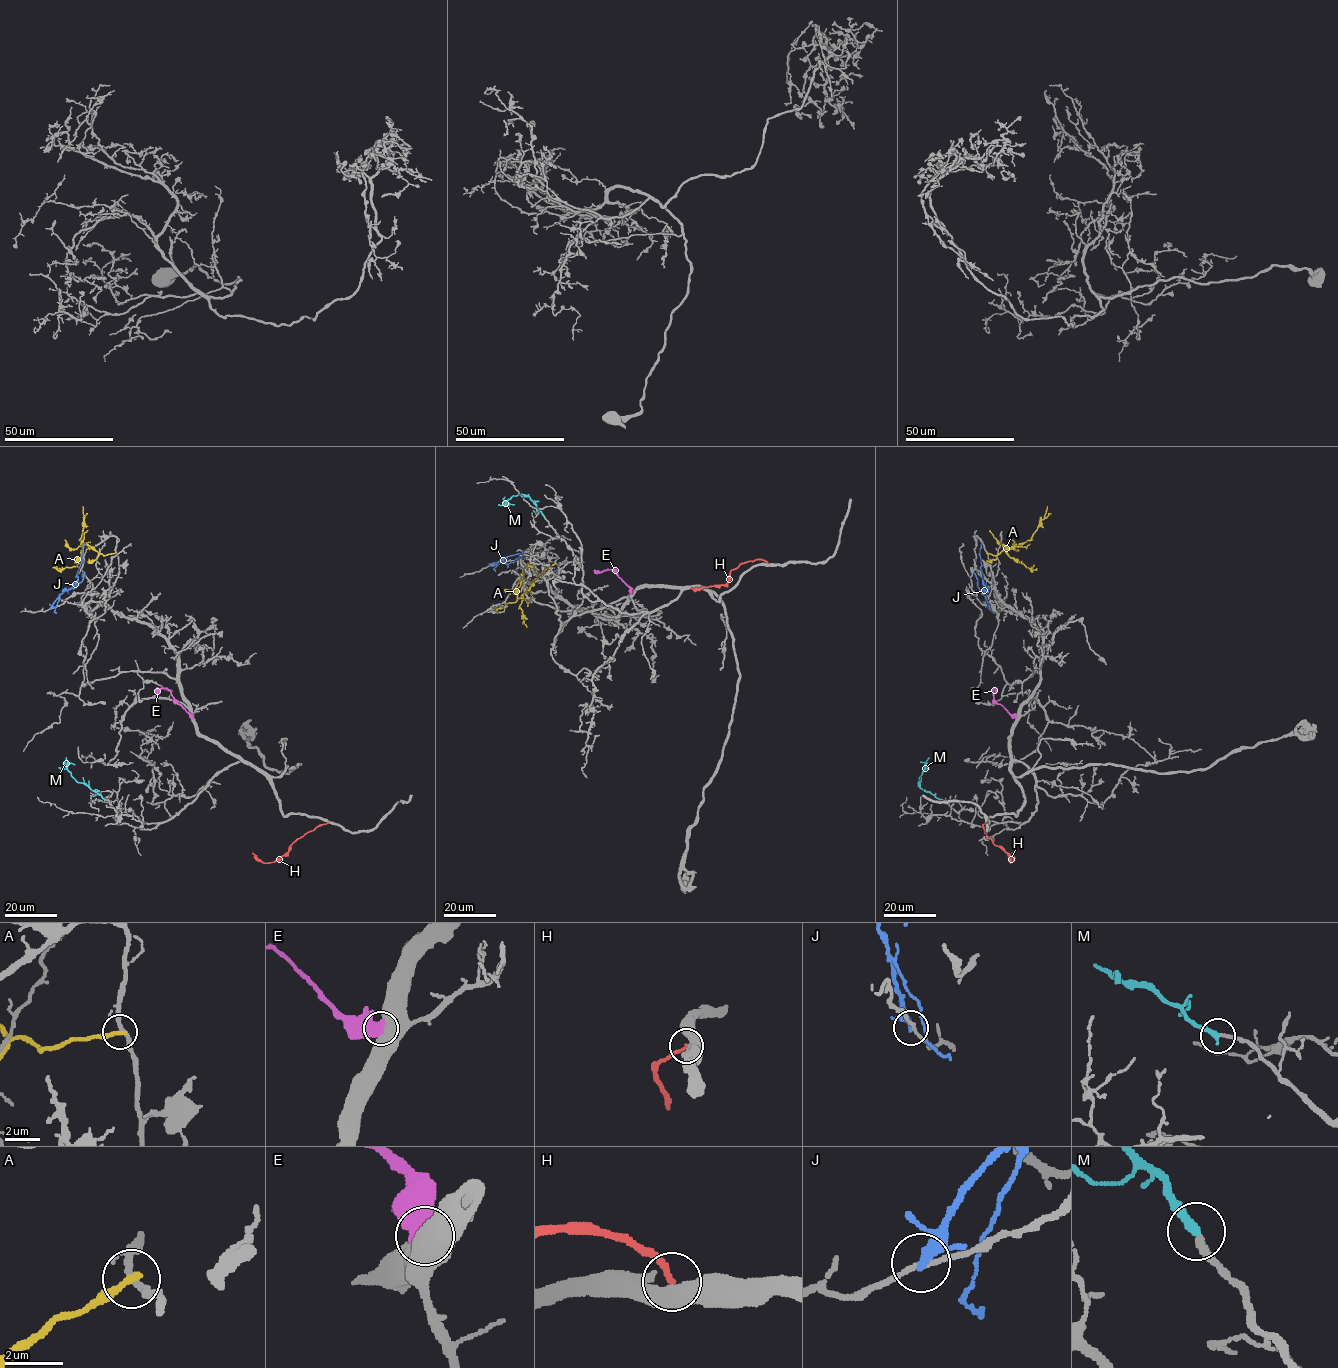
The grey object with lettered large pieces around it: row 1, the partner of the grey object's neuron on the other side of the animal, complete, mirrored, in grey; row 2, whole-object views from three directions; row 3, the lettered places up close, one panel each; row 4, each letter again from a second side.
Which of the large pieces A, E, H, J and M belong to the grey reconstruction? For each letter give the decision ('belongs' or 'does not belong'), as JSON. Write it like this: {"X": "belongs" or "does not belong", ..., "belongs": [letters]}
{"A": "does not belong", "E": "does not belong", "H": "does not belong", "J": "does not belong", "M": "belongs", "belongs": ["M"]}

